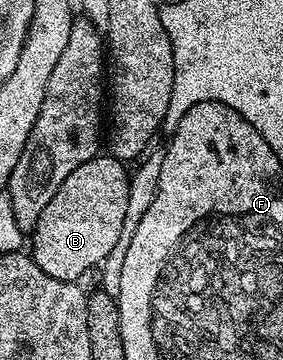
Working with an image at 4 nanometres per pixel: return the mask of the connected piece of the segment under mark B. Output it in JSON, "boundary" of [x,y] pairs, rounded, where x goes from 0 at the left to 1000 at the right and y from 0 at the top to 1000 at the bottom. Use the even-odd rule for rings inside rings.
{"boundary":[[[353,428],[314,450],[272,461],[272,469],[258,472],[258,481],[244,483],[205,519],[201,536],[187,539],[170,572],[159,572],[159,583],[134,600],[131,628],[110,644],[117,661],[110,714],[159,761],[201,772],[205,781],[272,783],[300,756],[364,733],[435,639],[435,617],[449,594],[463,511],[459,481],[445,467],[452,464],[438,447],[389,428]]]}

